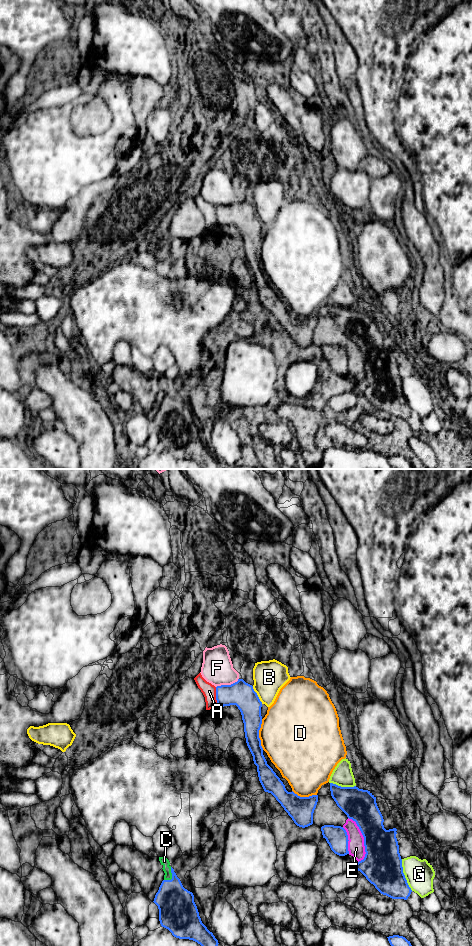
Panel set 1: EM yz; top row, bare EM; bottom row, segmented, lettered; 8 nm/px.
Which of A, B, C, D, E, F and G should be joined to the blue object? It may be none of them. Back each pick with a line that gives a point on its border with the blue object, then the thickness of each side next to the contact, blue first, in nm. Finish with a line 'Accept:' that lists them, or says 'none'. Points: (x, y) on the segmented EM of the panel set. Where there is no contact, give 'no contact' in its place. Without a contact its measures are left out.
C: yz (172, 876) | 300/70 nm
Accept: C

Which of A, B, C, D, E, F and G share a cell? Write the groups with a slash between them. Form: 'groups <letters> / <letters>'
groups A F / B / C / D / E / G

